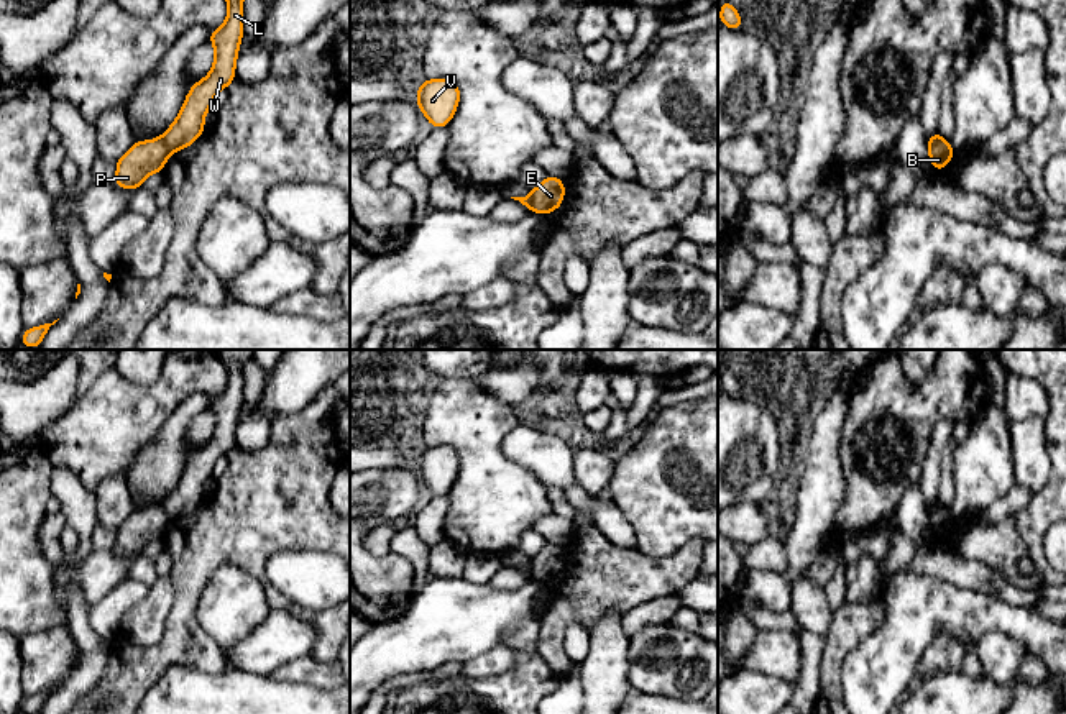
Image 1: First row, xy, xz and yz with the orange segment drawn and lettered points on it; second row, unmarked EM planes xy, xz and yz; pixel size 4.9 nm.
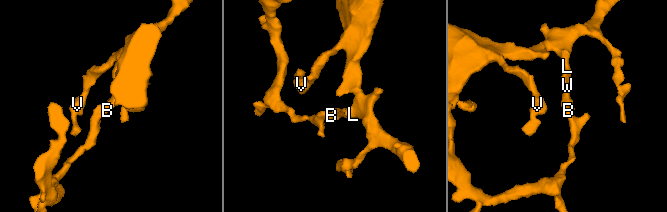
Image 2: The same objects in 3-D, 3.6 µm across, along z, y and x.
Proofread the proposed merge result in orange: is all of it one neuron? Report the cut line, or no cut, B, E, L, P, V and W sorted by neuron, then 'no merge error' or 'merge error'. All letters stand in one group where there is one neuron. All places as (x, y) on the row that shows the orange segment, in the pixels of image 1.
cut in xy along (161, 137), (171, 151); B P / E L V W; merge error

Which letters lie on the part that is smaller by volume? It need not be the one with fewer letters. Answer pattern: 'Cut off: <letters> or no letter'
Cut off: E, L, V, W

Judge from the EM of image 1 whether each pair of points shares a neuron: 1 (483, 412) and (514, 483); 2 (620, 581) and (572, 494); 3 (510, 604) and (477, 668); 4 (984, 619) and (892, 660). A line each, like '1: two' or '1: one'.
1: one
2: two
3: two
4: one

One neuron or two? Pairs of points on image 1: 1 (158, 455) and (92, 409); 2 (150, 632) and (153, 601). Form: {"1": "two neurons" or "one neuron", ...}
{"1": "two neurons", "2": "one neuron"}

